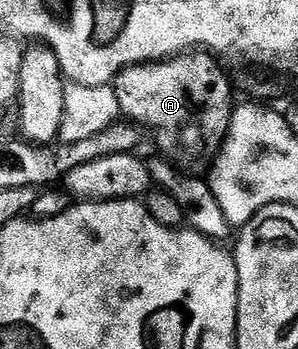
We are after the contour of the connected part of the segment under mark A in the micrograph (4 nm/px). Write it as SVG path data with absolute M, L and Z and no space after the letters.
M197 49L192 53L174 55L171 59L159 59L151 63L137 63L123 69L113 78L111 84L115 97L119 97L119 109L128 122L153 134L153 143L160 154L174 167L185 173L201 173L212 164L213 158L221 152L229 122L233 116L235 100L233 87L225 71L212 54Z

